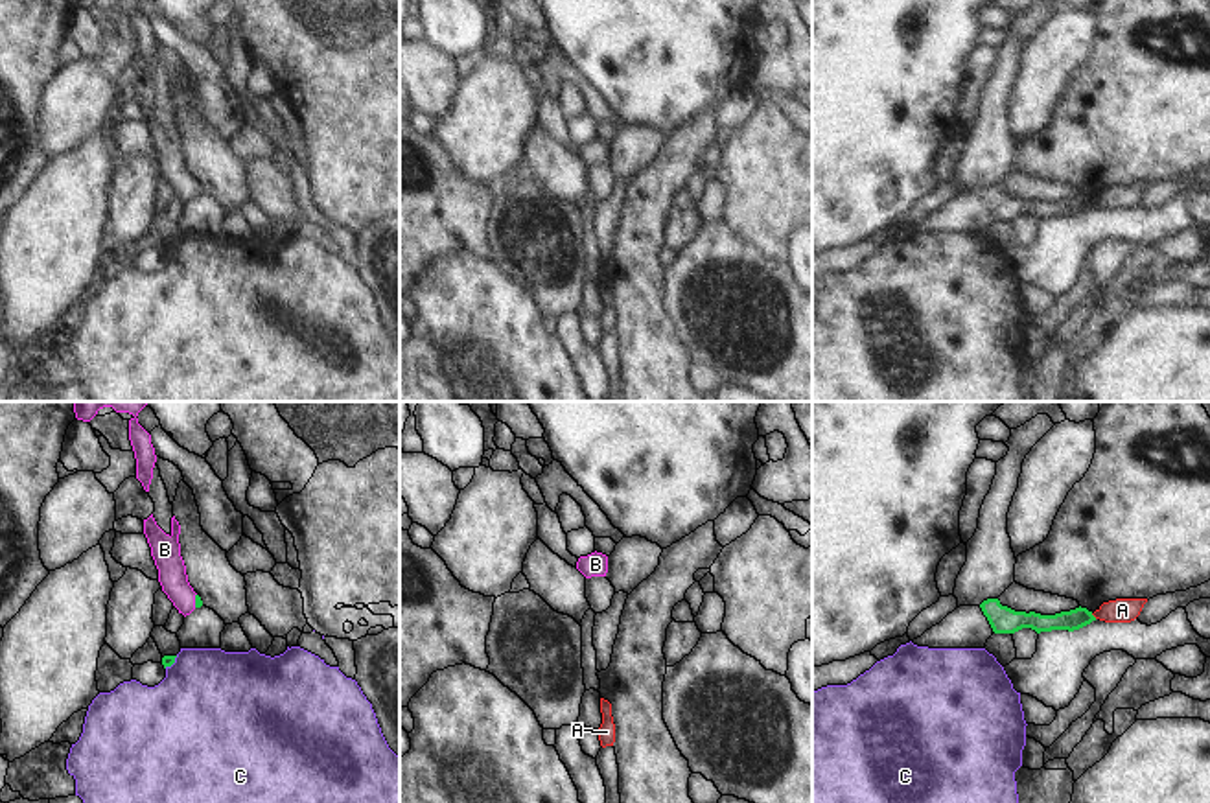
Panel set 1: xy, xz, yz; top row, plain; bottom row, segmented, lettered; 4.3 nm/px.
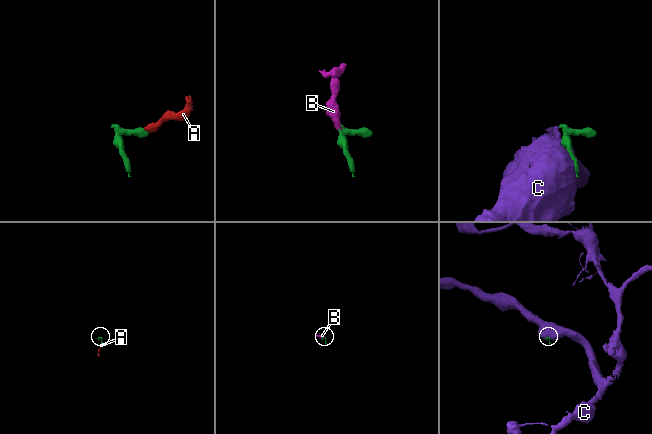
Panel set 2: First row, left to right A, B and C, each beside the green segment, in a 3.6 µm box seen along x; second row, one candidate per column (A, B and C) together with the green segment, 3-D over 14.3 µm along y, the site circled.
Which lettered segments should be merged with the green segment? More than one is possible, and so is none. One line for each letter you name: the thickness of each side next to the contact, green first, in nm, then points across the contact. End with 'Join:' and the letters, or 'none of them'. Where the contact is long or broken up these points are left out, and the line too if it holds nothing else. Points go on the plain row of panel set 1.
B: calibres 30 and 130 nm; way xy (197, 186), (196, 188), (174, 168), (166, 140)
Join: B

